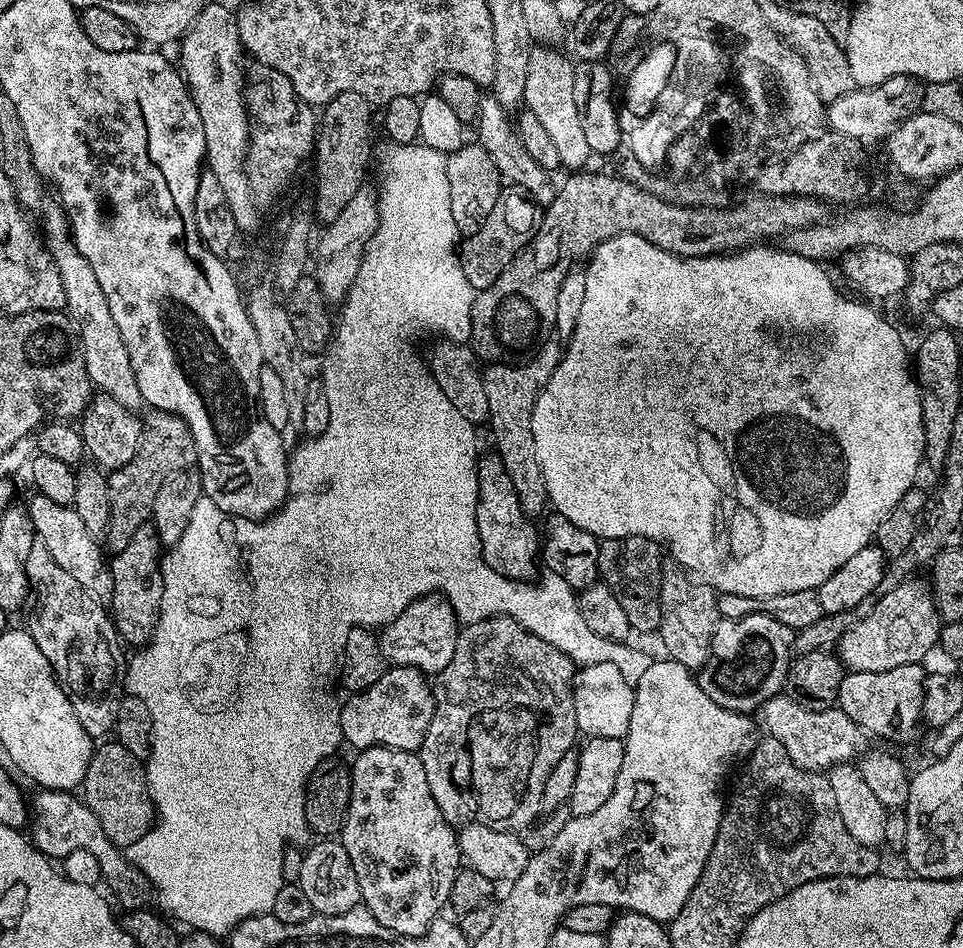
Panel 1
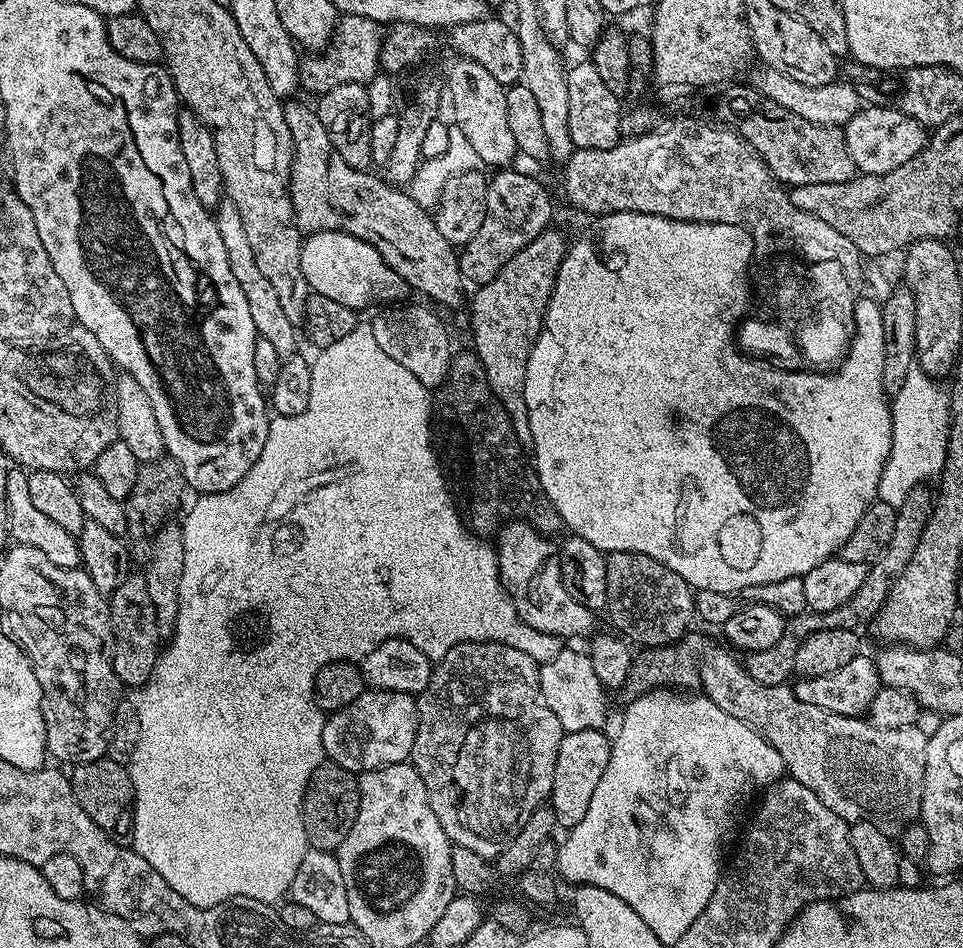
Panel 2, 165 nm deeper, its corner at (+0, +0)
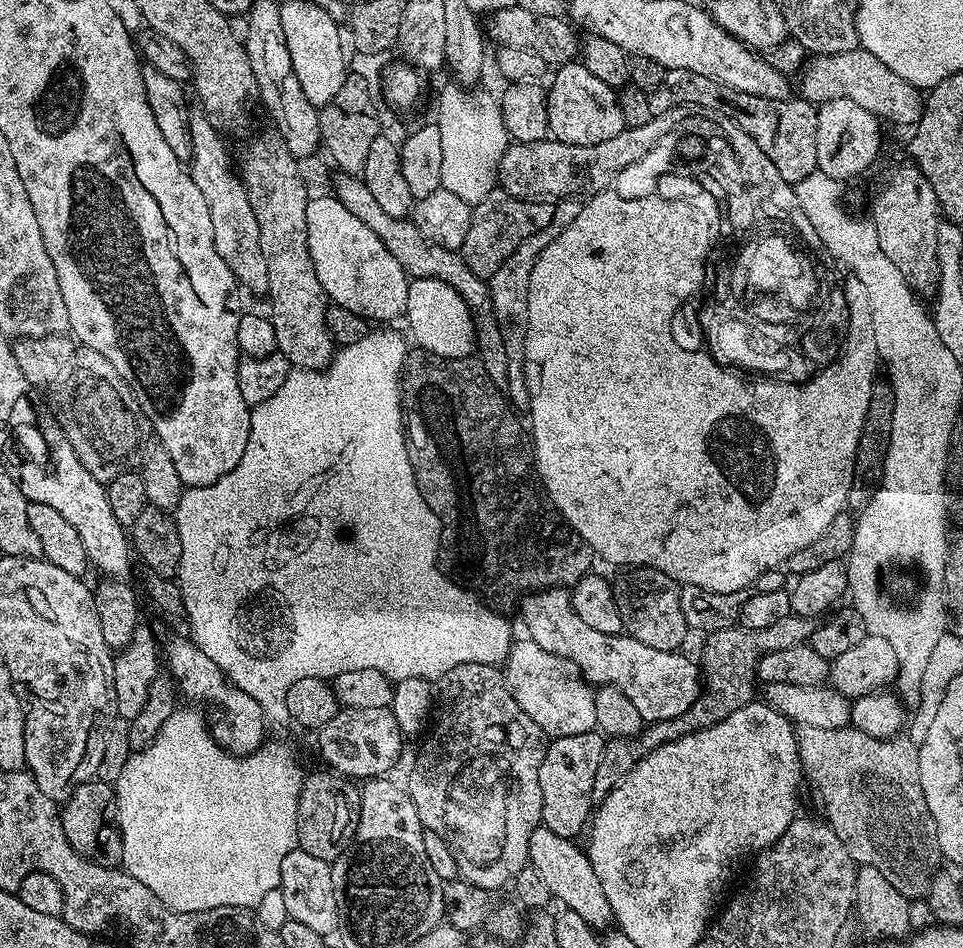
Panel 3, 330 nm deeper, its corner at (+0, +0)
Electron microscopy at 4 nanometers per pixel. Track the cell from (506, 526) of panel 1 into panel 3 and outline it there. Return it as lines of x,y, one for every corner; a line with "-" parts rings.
546,588
542,592
530,592
519,601
520,616
524,619
524,628
527,639
538,642
542,650
550,650
550,654
558,654
574,666
583,674
584,679
593,686
609,684
614,686
630,702
634,702
634,707
638,714
648,724
657,724
663,720
679,721
680,716
684,716
692,707
697,707
702,696
702,669
695,659
683,656
683,651
667,652
666,650
654,650
653,647
646,646
645,643
638,642
637,639
621,634
602,634
602,630
594,630
587,622
582,622
578,614
574,614
574,606
569,589
566,588

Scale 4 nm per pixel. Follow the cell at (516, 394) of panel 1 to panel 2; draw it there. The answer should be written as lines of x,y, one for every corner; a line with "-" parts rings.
549,226
534,242
522,246
514,258
502,268
499,274
490,282
479,285
475,289
476,293
471,293
470,308
472,304
472,340
474,351
482,366
486,366
486,378
490,382
490,388
502,402
506,414
510,414
510,422
514,422
514,430
518,438
522,441
531,441
532,435
528,429
528,411
526,410
526,398
524,397
524,387
526,386
526,362
530,358
530,350
538,338
540,328
544,324
544,315
550,294
556,285
556,272
560,268
560,263
564,261
566,251
566,240
556,229
556,226

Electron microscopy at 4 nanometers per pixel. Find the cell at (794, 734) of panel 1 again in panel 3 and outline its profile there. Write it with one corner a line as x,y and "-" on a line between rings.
799,726
795,733
803,775
807,783
809,780
816,787
826,823
832,827
834,834
838,834
838,838
842,838
842,846
850,850
850,858
857,865
865,864
882,870
882,874
886,874
887,880
903,896
923,897
932,877
941,867
942,857
934,818
930,814
930,806
926,806
926,794
922,794
922,774
918,770
919,747
904,734
881,738
866,734
855,726
834,730

